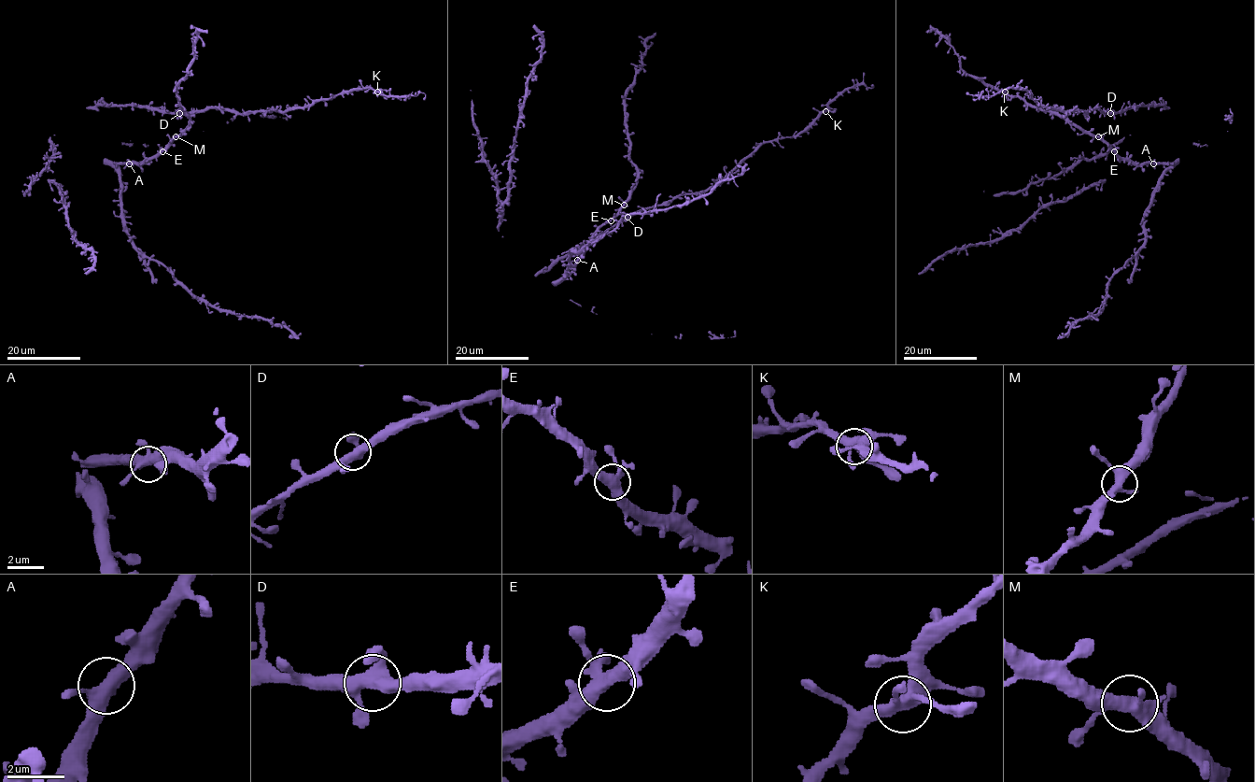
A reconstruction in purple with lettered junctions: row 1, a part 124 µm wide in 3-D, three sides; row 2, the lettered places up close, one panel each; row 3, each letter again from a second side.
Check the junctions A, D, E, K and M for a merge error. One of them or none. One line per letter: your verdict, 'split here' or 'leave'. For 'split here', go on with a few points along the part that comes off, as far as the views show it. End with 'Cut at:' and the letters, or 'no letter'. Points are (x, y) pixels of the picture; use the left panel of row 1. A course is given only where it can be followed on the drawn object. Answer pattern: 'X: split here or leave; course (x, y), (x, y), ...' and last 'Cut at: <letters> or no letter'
A: leave
D: leave
E: leave
K: leave
M: leave
Cut at: no letter

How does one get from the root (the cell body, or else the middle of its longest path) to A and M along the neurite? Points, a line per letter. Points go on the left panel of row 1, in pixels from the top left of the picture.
A: (155, 157), (140, 163), (129, 163)
M: (155, 157), (176, 136)

